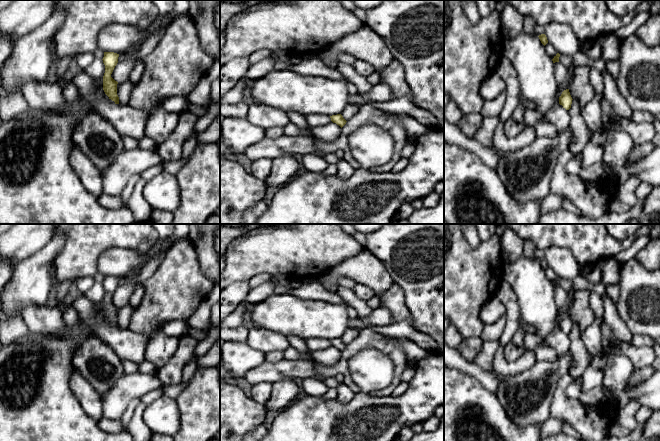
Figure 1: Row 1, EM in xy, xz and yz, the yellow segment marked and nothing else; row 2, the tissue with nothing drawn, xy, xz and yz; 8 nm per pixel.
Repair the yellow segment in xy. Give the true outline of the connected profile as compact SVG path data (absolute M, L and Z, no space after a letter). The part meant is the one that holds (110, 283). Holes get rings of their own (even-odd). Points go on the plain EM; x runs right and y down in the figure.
M104 276L103 287L105 289L105 297L103 300L103 314L105 318L115 326L119 328L119 321L117 319L117 308L111 298L118 287L119 278L114 276Z

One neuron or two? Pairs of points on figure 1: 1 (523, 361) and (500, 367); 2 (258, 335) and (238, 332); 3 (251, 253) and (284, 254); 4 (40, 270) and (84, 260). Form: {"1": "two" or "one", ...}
{"1": "one", "2": "two", "3": "one", "4": "two"}

